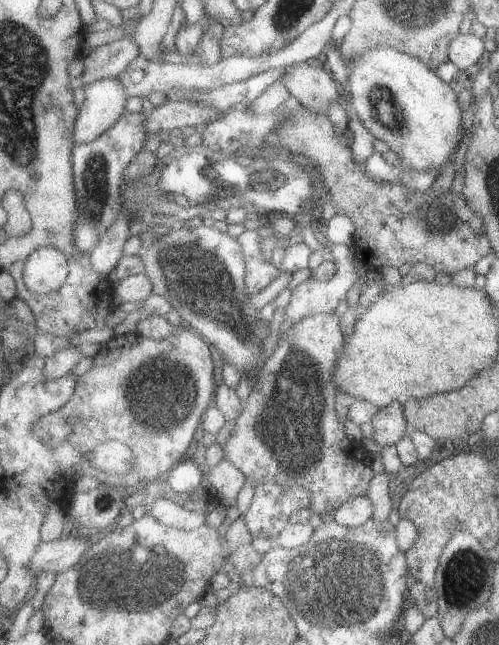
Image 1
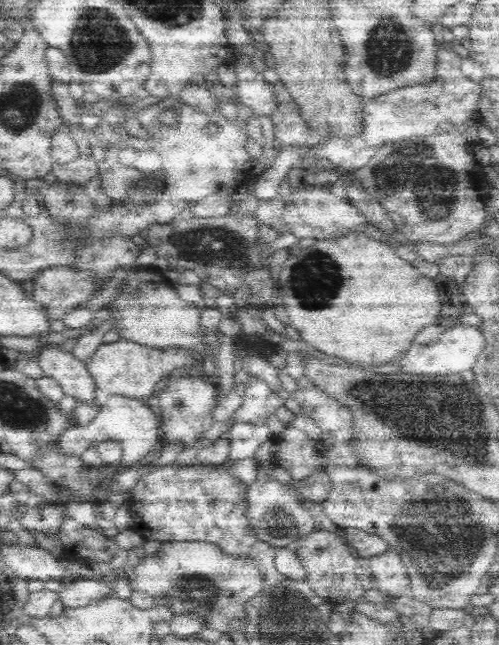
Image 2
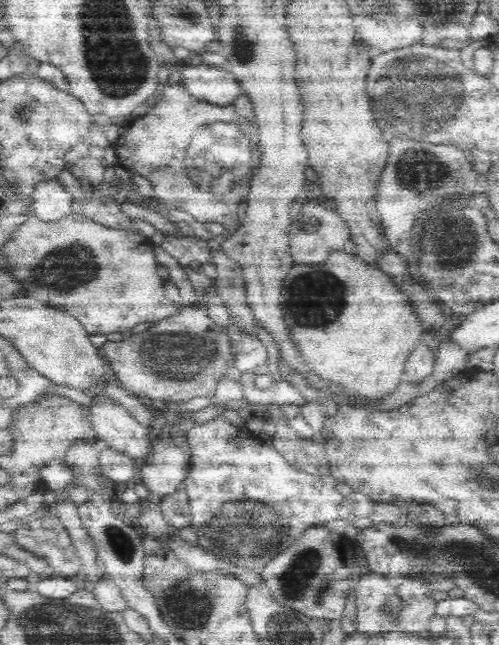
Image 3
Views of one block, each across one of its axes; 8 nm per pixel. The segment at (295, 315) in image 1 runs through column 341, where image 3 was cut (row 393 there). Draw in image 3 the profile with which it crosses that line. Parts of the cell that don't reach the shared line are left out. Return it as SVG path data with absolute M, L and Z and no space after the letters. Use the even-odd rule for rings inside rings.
M280 380L274 382L268 390L258 390L252 388L246 392L246 398L250 404L260 404L260 406L306 406L308 402L304 400L304 396L298 392L298 386L294 386L290 380Z

